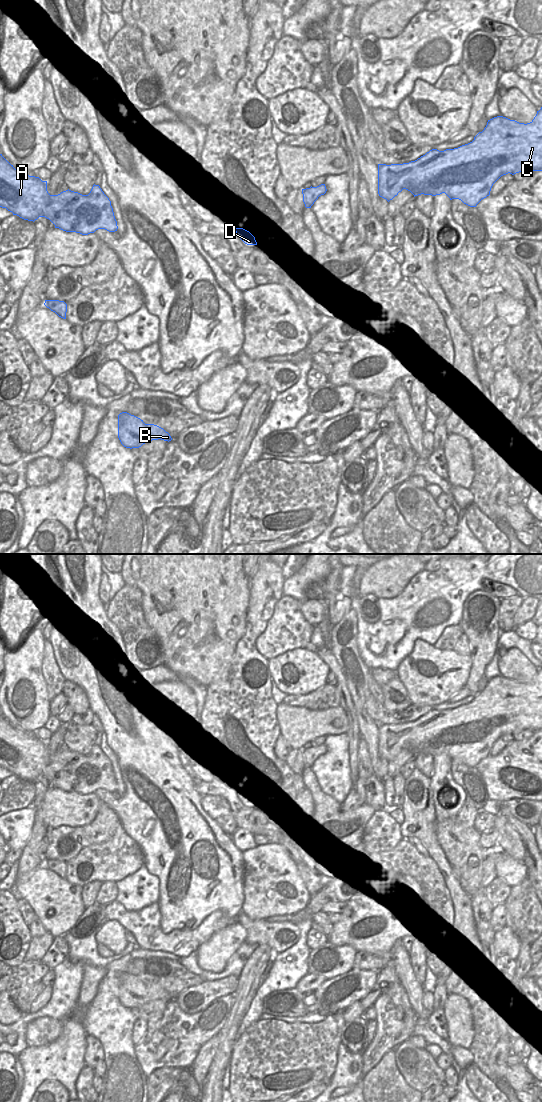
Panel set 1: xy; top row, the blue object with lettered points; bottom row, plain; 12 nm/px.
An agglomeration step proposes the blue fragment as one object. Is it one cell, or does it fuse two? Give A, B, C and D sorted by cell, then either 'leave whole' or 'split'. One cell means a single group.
groups A B C D; leave whole

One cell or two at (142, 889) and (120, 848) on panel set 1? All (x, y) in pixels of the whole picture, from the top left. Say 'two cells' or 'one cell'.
two cells

